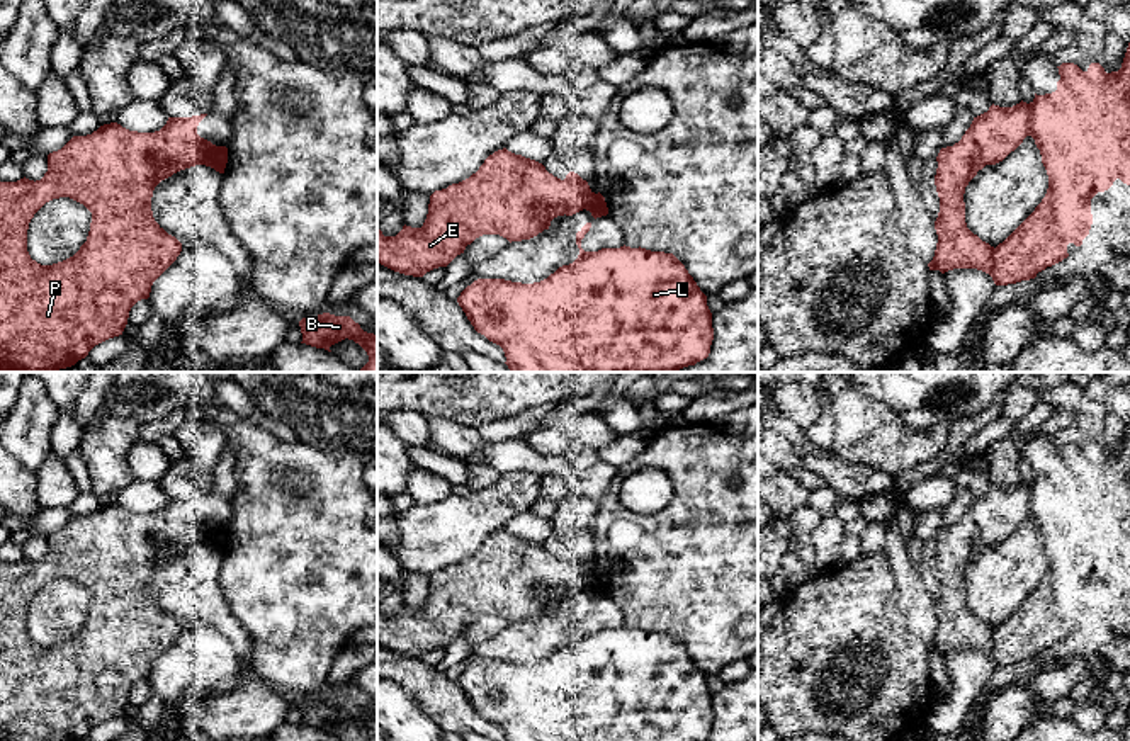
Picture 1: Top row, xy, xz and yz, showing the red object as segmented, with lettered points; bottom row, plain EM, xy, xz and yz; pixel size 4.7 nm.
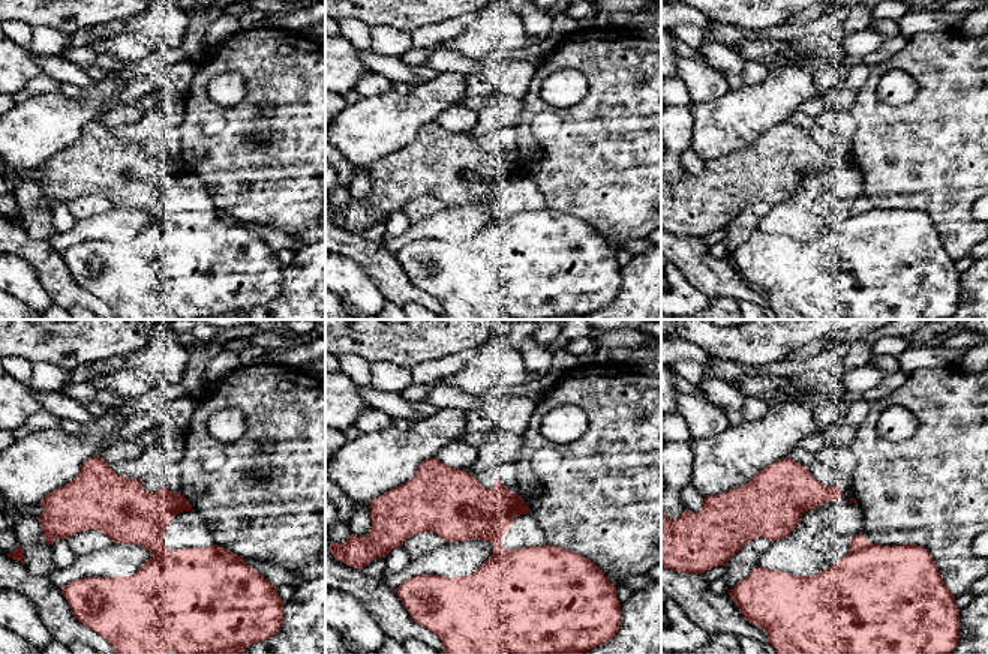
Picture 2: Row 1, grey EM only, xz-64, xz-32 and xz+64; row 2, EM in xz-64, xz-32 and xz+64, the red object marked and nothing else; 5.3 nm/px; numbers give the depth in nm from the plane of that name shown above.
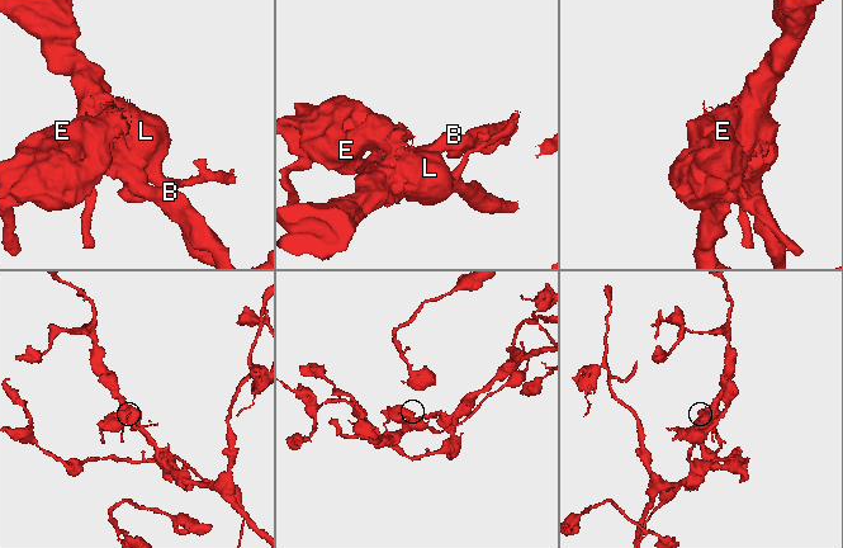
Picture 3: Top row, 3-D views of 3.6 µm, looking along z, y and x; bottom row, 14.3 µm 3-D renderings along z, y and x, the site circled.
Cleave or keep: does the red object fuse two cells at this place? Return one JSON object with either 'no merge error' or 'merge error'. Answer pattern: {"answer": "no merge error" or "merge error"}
{"answer": "no merge error"}

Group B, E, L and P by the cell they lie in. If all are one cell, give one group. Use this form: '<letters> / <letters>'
B E L P

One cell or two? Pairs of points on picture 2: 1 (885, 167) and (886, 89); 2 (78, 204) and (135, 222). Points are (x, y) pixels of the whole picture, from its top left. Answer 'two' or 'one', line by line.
1: two
2: two

